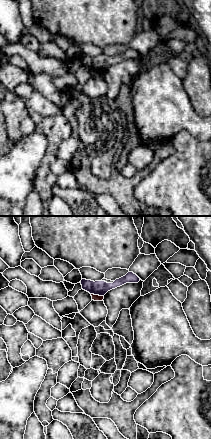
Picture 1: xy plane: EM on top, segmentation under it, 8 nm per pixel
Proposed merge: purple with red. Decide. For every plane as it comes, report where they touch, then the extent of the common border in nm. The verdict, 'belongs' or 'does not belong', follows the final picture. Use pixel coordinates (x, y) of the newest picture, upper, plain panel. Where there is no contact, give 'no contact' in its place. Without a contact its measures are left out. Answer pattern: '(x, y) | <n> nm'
(97, 70) | 110 nm

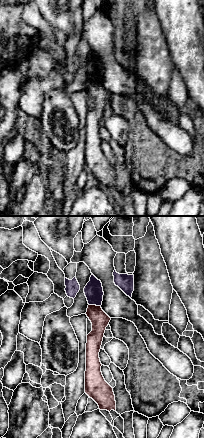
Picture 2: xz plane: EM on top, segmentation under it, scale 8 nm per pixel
(95, 80) | 100 nm

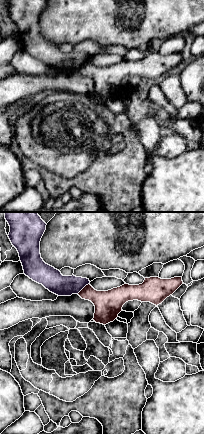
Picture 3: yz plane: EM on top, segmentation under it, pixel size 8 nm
(83, 63) | 130 nm

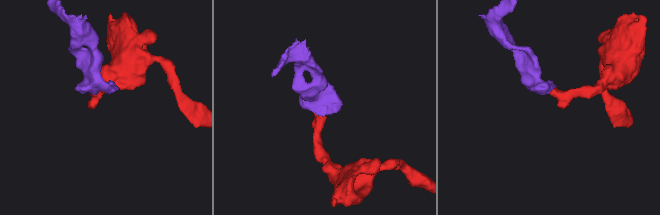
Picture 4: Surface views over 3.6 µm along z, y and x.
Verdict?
does not belong

